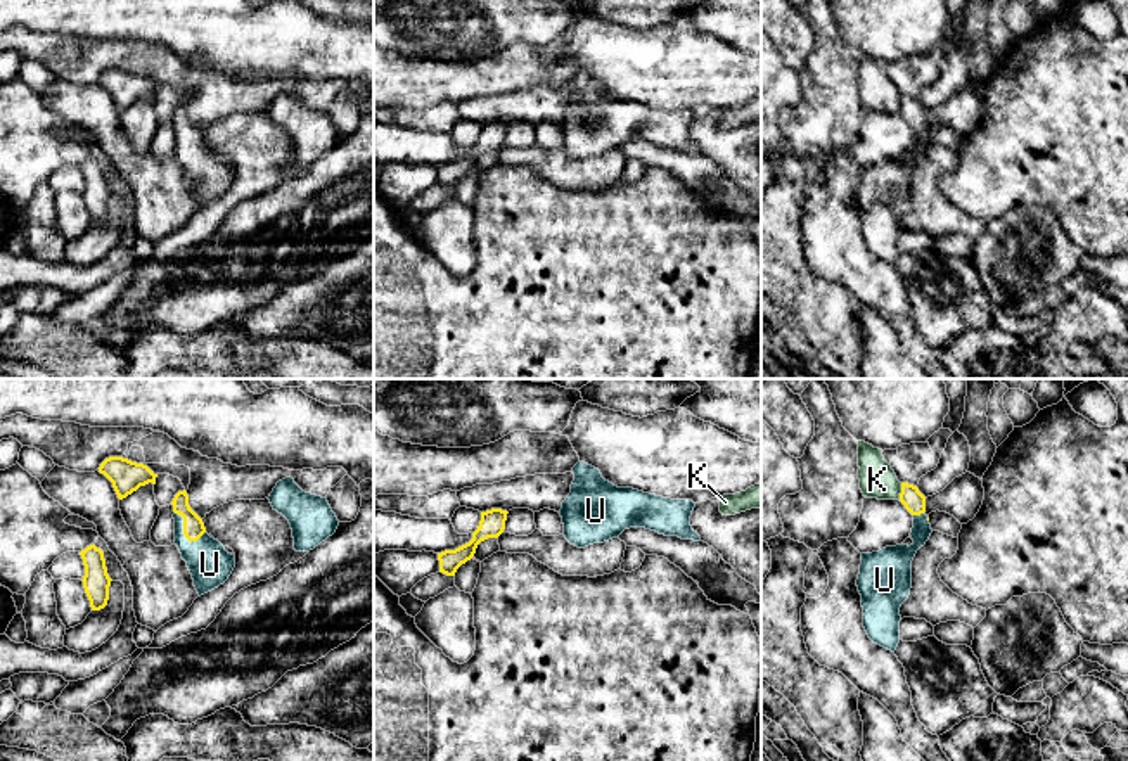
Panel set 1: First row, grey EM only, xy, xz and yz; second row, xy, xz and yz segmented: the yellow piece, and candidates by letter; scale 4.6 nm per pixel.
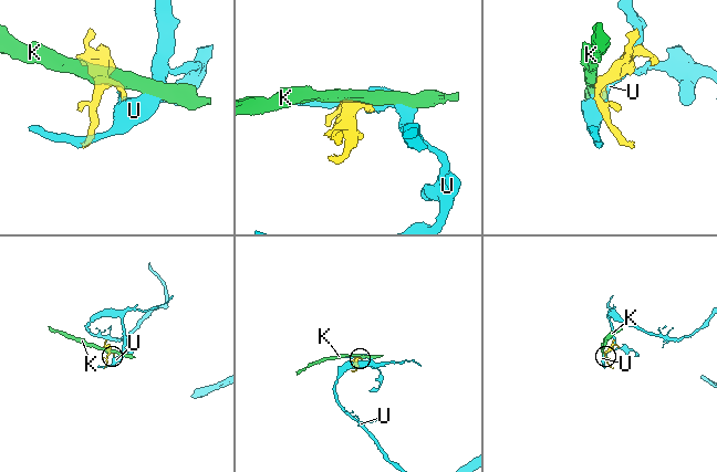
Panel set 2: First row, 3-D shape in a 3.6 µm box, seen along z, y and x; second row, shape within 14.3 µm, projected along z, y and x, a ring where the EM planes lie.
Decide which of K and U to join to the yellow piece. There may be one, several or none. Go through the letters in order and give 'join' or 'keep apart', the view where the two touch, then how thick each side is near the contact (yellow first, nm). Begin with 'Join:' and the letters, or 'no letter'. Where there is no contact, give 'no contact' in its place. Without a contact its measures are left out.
Join: U
K: keep apart; contact in yz; calibres 100 and 170 nm
U: join; contact in xy; calibres 100 and 200 nm

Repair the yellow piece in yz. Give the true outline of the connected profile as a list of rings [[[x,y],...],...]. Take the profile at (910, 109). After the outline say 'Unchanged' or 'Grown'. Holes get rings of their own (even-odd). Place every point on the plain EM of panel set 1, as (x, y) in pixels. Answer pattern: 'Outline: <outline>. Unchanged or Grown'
Outline: [[[901,95],[900,114],[913,128],[910,145],[913,156],[862,166],[856,192],[862,208],[863,240],[874,256],[891,265],[900,256],[900,220],[910,208],[912,173],[933,145],[926,128],[926,109],[917,99]]]. Grown

